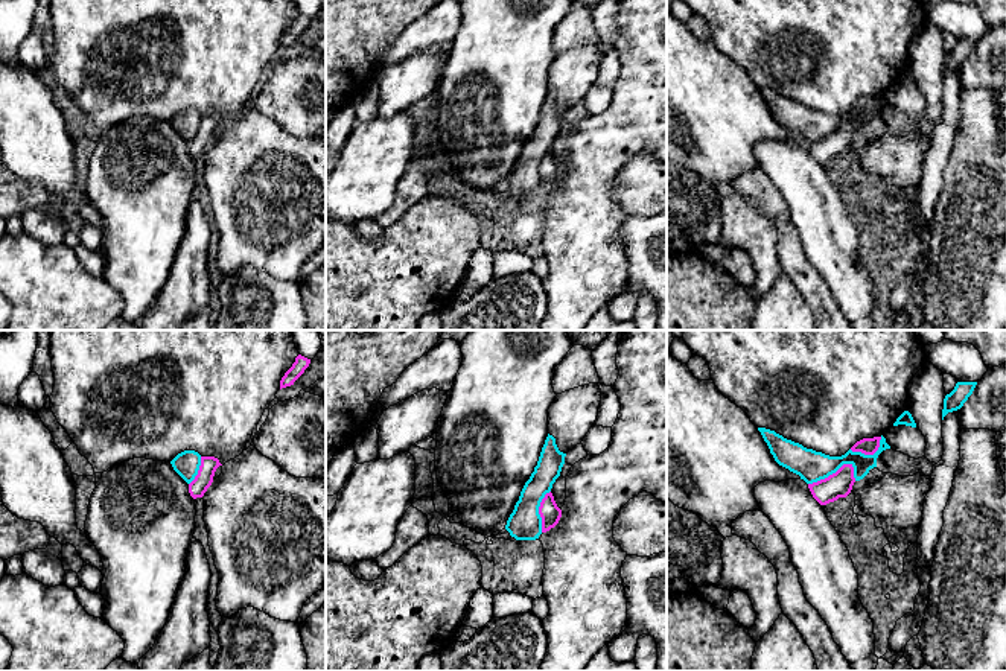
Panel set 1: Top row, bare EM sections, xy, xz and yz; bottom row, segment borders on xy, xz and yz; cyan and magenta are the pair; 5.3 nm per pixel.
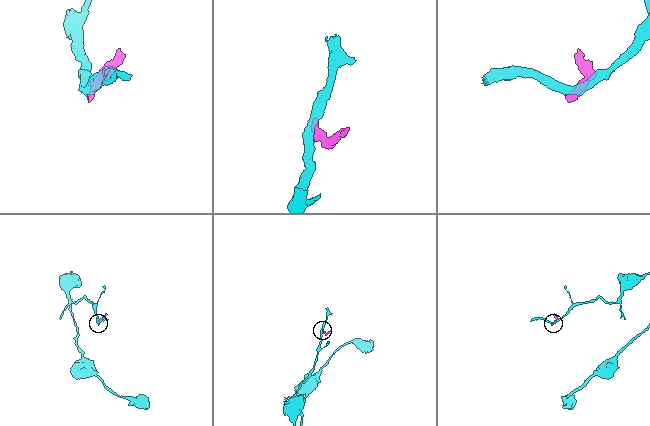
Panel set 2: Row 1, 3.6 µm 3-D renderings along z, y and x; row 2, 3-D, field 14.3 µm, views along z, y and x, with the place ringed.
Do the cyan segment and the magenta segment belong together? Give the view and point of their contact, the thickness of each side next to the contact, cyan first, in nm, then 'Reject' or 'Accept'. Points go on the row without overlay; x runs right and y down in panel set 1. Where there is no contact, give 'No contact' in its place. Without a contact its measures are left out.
Touches cyan at yz (831, 133). Thickness 170 nm (cyan) against 140 nm. Reject

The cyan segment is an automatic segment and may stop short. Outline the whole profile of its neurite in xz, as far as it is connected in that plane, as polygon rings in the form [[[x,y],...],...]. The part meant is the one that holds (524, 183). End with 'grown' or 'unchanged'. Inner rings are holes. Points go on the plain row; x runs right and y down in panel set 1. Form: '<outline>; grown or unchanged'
[[[548,93],[537,125],[525,142],[519,160],[510,173],[505,189],[516,199],[536,199],[542,193],[539,166],[560,135],[566,113],[560,111],[556,97]]]; unchanged

